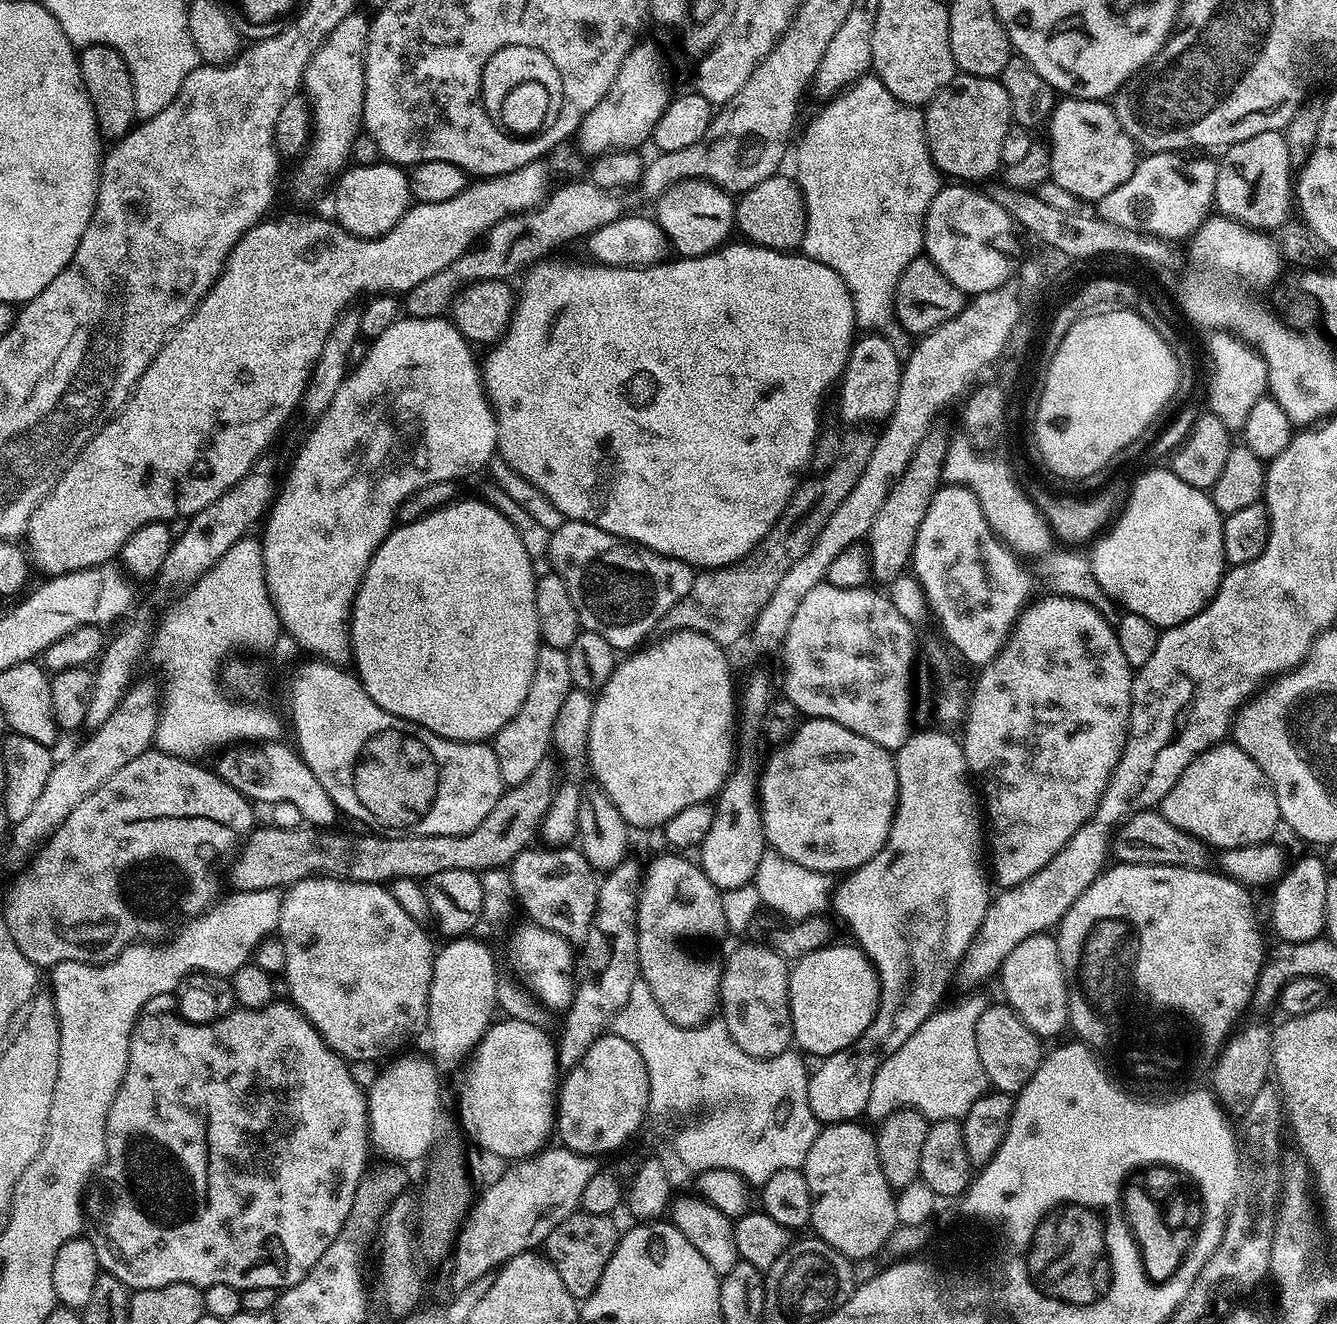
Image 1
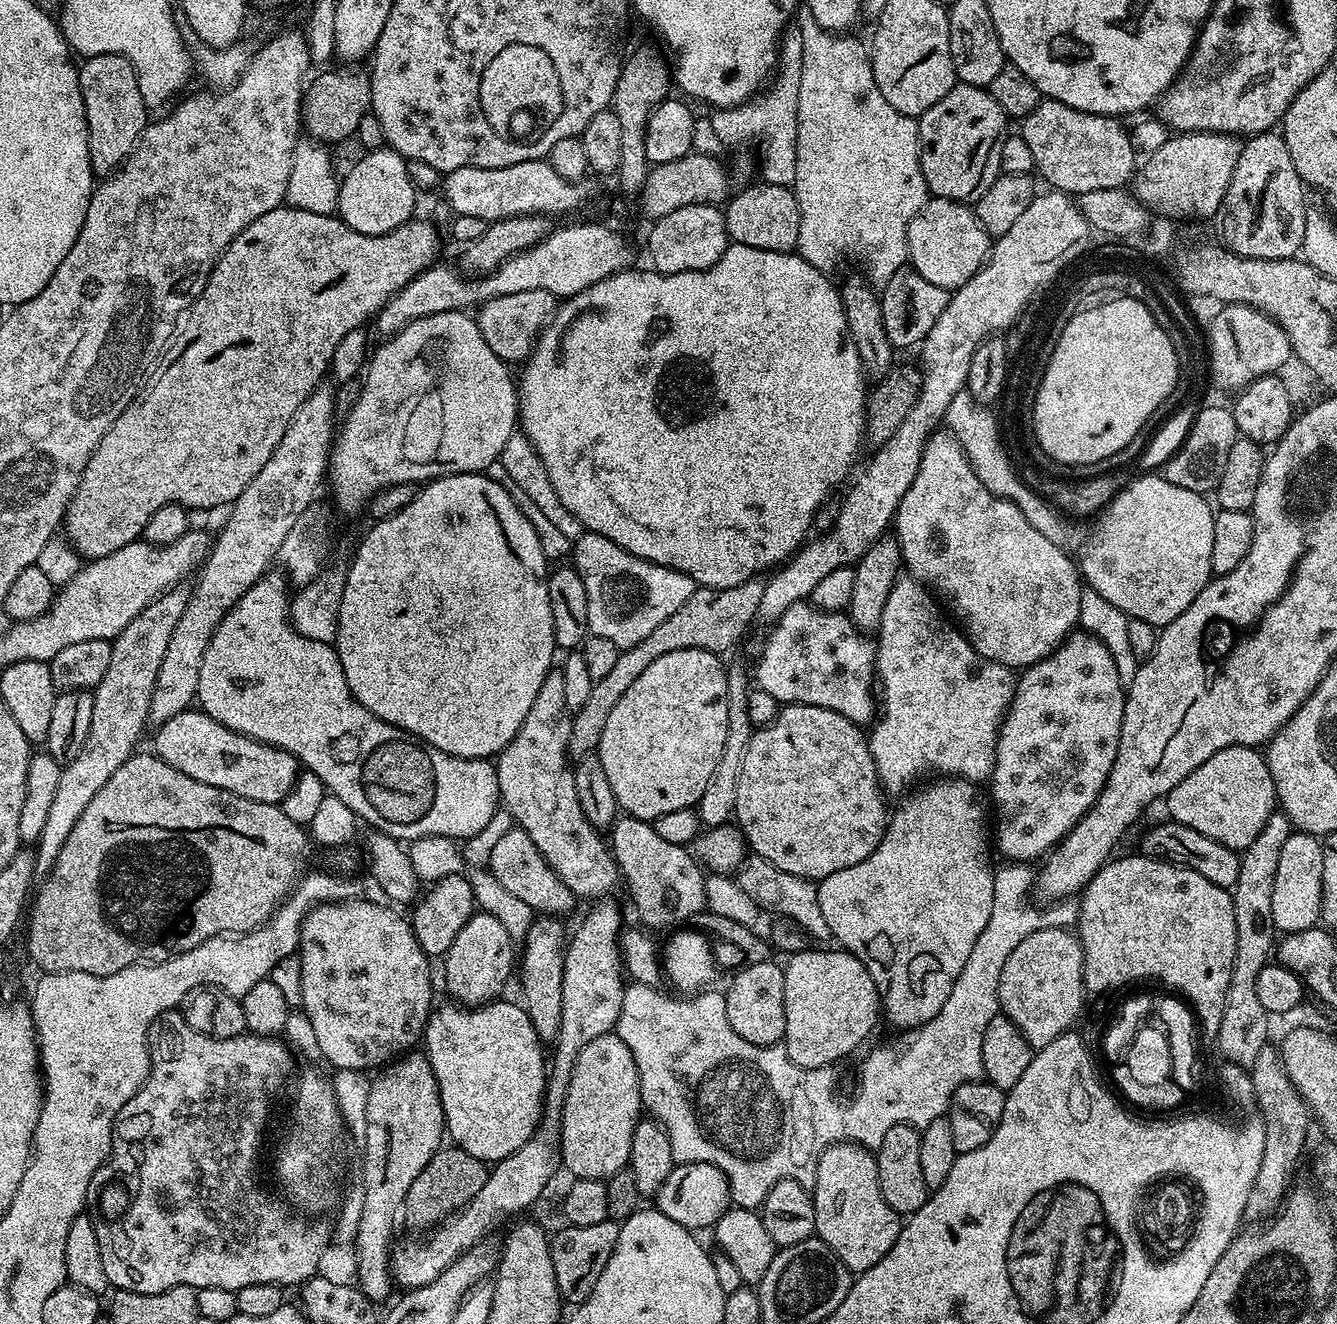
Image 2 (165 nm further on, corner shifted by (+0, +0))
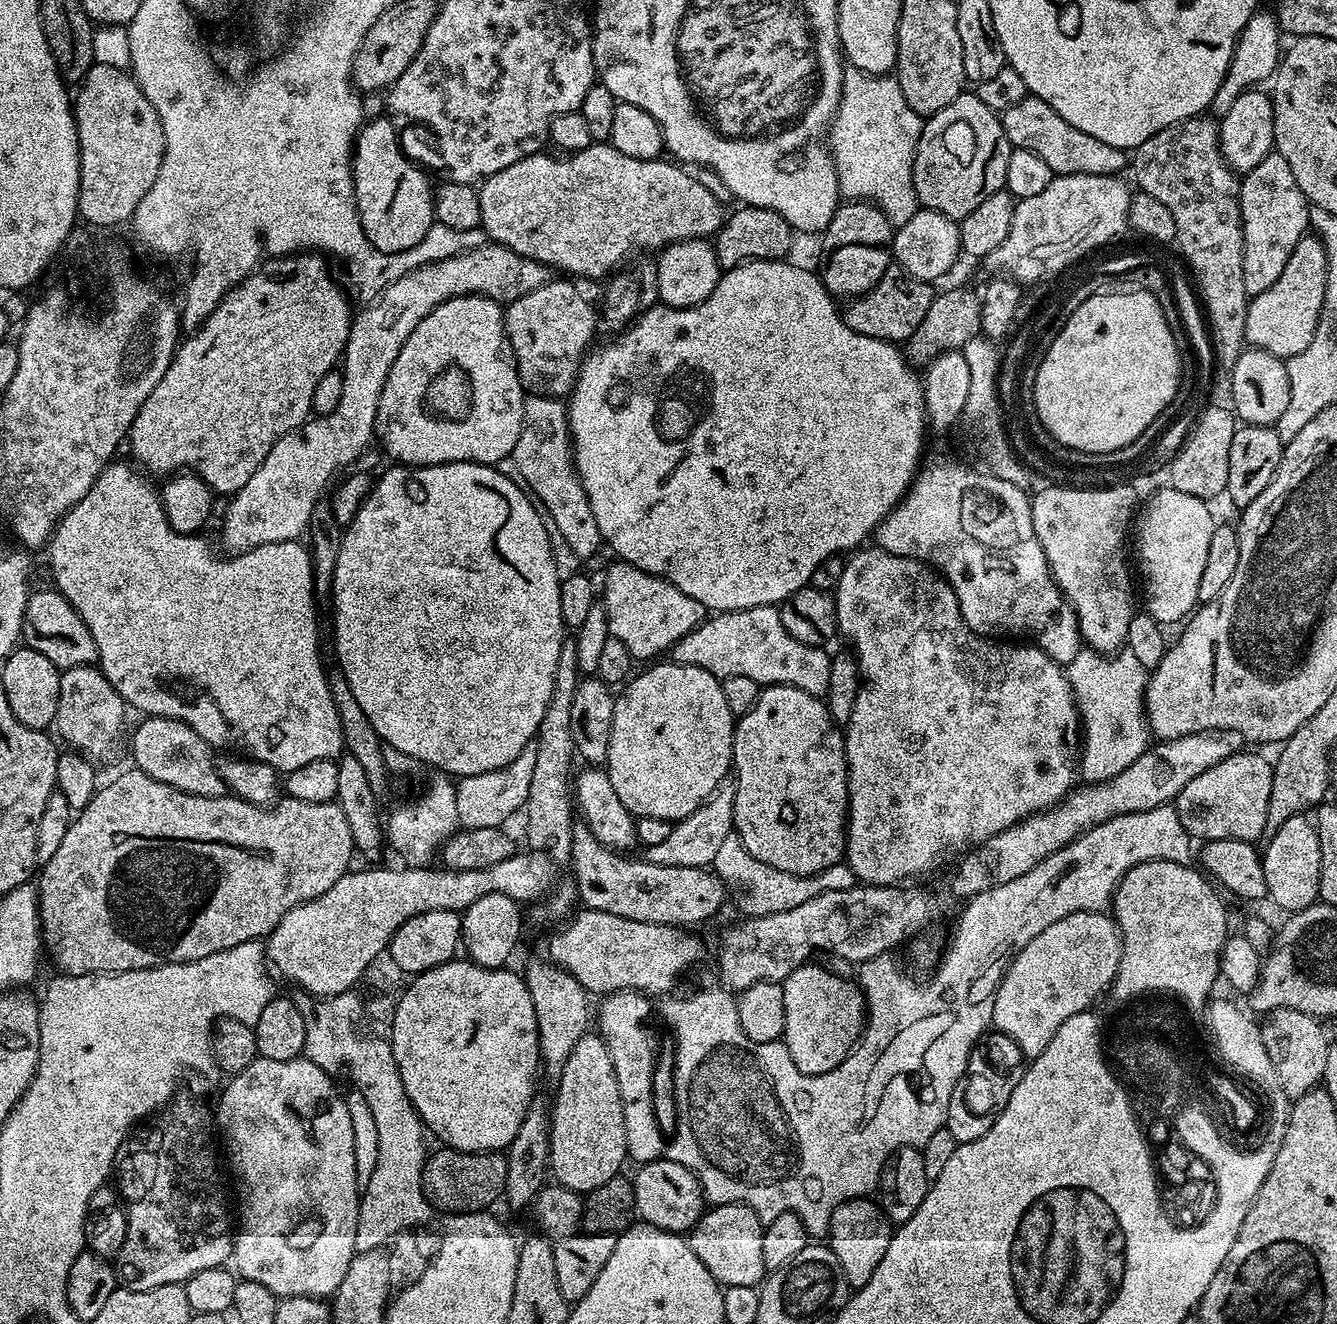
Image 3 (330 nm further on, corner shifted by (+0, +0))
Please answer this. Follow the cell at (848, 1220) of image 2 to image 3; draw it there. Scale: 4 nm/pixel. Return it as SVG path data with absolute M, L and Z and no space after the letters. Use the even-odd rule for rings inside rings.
M871 1199L847 1200L834 1210L830 1218L826 1244L838 1258L844 1277L853 1289L866 1286L866 1282L870 1282L870 1274L874 1274L878 1262L882 1262L882 1254L886 1254L886 1246L890 1246L893 1231L888 1217L881 1213Z

